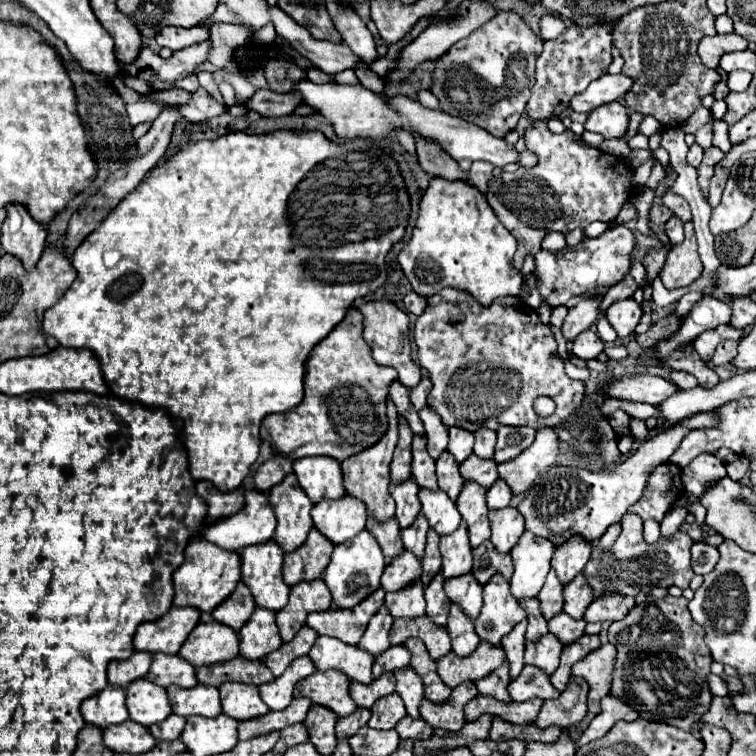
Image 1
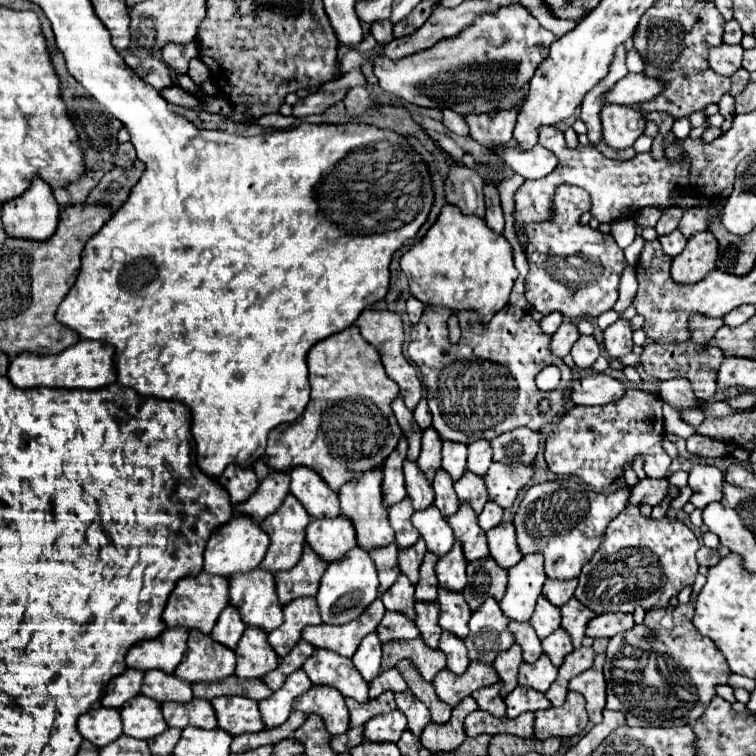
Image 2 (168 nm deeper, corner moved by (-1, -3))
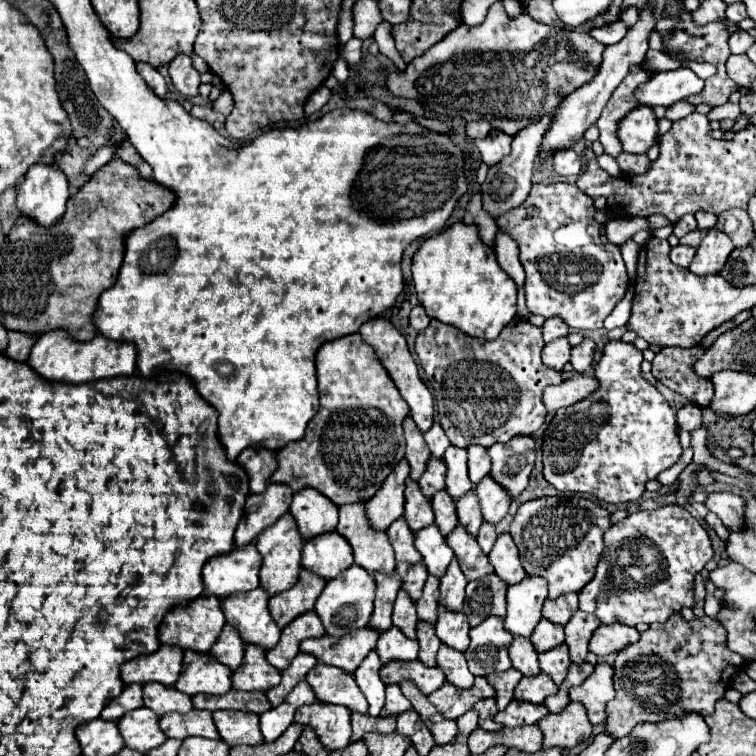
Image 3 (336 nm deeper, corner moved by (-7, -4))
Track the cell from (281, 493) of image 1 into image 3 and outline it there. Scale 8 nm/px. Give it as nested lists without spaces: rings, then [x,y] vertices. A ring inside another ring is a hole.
[[[292,513],[282,515],[272,527],[264,529],[256,539],[256,549],[262,553],[262,569],[260,569],[260,585],[268,591],[268,595],[282,593],[290,589],[298,581],[300,569],[300,549],[304,539],[300,537],[300,529],[296,529],[296,521],[292,521]]]

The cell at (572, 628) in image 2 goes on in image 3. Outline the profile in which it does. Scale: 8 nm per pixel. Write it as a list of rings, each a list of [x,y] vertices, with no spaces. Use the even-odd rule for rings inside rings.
[[[576,611],[568,625],[564,627],[566,631],[566,645],[570,649],[570,659],[574,663],[584,663],[586,655],[588,655],[588,641],[594,633],[594,629],[600,627],[600,621],[596,621],[596,617],[584,613],[584,611]]]

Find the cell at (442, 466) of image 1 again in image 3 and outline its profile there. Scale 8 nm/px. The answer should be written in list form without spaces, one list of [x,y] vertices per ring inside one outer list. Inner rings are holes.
[[[442,489],[432,497],[432,507],[434,507],[434,523],[438,525],[440,533],[448,535],[456,525],[456,503],[452,501],[452,497],[448,497],[448,491]]]

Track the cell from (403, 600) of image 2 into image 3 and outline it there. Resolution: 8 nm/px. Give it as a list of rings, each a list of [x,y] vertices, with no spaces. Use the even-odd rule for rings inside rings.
[[[400,589],[396,603],[394,603],[394,613],[392,613],[392,623],[408,637],[416,639],[416,607],[414,601],[408,597],[408,593],[404,589]]]

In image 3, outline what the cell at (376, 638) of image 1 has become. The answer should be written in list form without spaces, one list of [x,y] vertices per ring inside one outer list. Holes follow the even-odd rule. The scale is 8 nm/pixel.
[[[370,651],[366,655],[366,659],[362,661],[362,665],[354,671],[356,683],[370,703],[368,713],[374,717],[380,713],[380,709],[384,705],[384,683],[380,681],[380,675],[378,675],[380,667],[382,667],[380,657],[376,657],[376,651]]]

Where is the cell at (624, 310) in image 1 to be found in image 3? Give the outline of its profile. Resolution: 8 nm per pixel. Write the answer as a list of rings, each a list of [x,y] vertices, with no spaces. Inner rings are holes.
[[[612,339],[606,343],[604,347],[604,353],[602,353],[602,359],[598,361],[596,365],[596,377],[600,381],[600,387],[598,391],[594,391],[590,397],[578,401],[576,405],[568,407],[568,409],[560,409],[556,411],[554,415],[554,423],[548,425],[546,433],[544,433],[544,445],[542,445],[542,453],[544,453],[544,477],[548,483],[552,483],[558,491],[574,491],[574,493],[588,493],[600,501],[606,501],[606,503],[624,503],[624,501],[636,501],[642,491],[644,491],[644,485],[648,479],[654,479],[658,477],[662,471],[666,471],[668,467],[672,467],[680,455],[682,455],[682,447],[678,443],[678,425],[676,425],[676,413],[674,413],[674,407],[662,397],[662,393],[650,385],[646,379],[642,379],[640,375],[640,363],[642,363],[642,351],[636,349],[632,343],[624,343],[622,339]]]

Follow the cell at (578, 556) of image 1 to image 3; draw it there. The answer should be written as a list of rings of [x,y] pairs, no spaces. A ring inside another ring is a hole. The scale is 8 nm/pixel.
[[[566,593],[564,597],[556,597],[556,601],[550,601],[550,597],[544,601],[542,617],[546,617],[552,623],[566,625],[568,619],[578,611],[578,595]]]

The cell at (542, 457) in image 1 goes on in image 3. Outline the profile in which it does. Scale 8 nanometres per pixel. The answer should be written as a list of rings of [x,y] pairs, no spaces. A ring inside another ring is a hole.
[[[484,477],[484,481],[480,481],[480,485],[476,485],[476,495],[480,499],[484,521],[498,523],[500,519],[504,519],[504,515],[510,509],[512,497],[508,497],[508,493],[504,491],[502,485],[496,485],[496,481],[492,481],[492,477]]]

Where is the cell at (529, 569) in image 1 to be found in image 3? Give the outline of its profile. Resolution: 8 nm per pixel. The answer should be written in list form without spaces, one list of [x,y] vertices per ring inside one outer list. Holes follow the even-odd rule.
[[[526,575],[520,585],[508,587],[508,613],[504,627],[512,635],[530,637],[542,617],[542,603],[548,597],[548,581],[544,577]]]

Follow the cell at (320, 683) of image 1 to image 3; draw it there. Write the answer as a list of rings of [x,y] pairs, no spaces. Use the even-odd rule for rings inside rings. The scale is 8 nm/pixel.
[[[316,701],[298,709],[294,721],[314,727],[318,739],[330,751],[342,749],[350,743],[350,713],[342,705],[324,705],[322,701]]]

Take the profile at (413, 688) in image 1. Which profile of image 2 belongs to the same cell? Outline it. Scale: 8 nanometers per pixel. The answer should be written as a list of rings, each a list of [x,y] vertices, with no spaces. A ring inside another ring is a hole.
[[[398,692],[396,694],[396,704],[398,704],[398,710],[406,716],[408,720],[408,730],[420,738],[422,730],[426,728],[426,724],[430,722],[430,712],[428,708],[420,702],[420,700],[414,700],[414,696],[410,696],[410,692]]]

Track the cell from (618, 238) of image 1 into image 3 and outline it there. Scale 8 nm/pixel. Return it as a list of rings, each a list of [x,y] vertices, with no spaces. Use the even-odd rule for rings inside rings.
[[[558,181],[550,185],[532,185],[524,205],[510,209],[504,217],[498,217],[496,223],[502,231],[508,231],[520,247],[520,263],[526,271],[526,305],[530,313],[542,317],[562,317],[564,323],[572,329],[600,329],[610,311],[624,299],[628,289],[628,273],[622,261],[620,247],[610,243],[604,227],[594,221],[594,199],[568,181]]]

